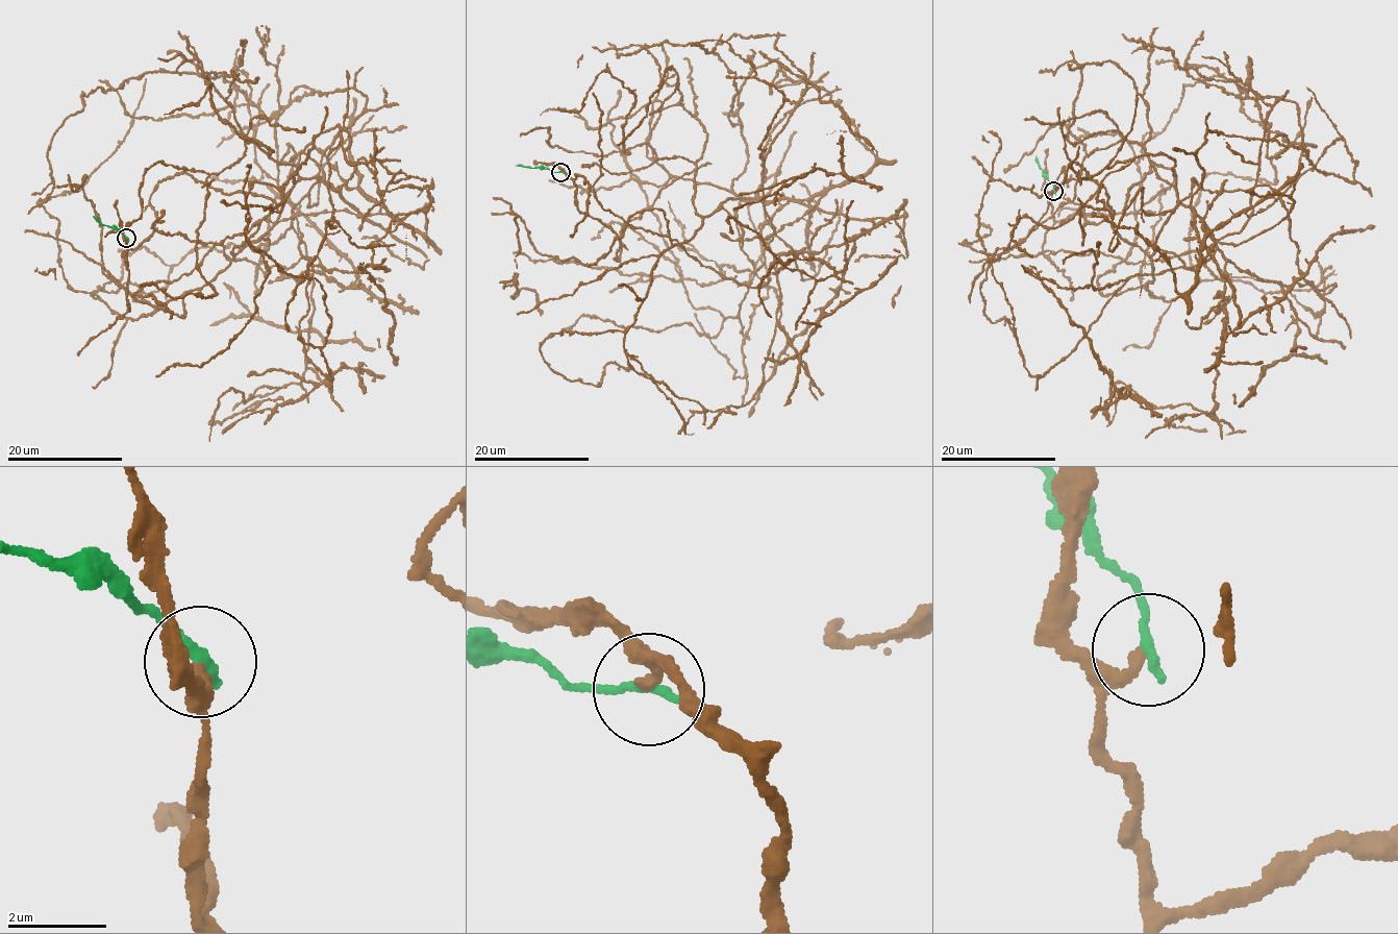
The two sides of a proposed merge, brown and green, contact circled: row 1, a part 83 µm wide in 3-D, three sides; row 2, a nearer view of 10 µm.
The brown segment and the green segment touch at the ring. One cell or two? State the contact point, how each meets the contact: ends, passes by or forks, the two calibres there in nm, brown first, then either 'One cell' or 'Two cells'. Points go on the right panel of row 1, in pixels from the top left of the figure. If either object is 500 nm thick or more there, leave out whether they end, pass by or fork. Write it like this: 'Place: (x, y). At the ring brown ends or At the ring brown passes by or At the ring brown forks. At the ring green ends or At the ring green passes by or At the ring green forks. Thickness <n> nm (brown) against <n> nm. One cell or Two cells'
Place: (1053, 191). At the ring brown ends. At the ring green ends. Thickness 220 nm (brown) against 240 nm. Two cells

